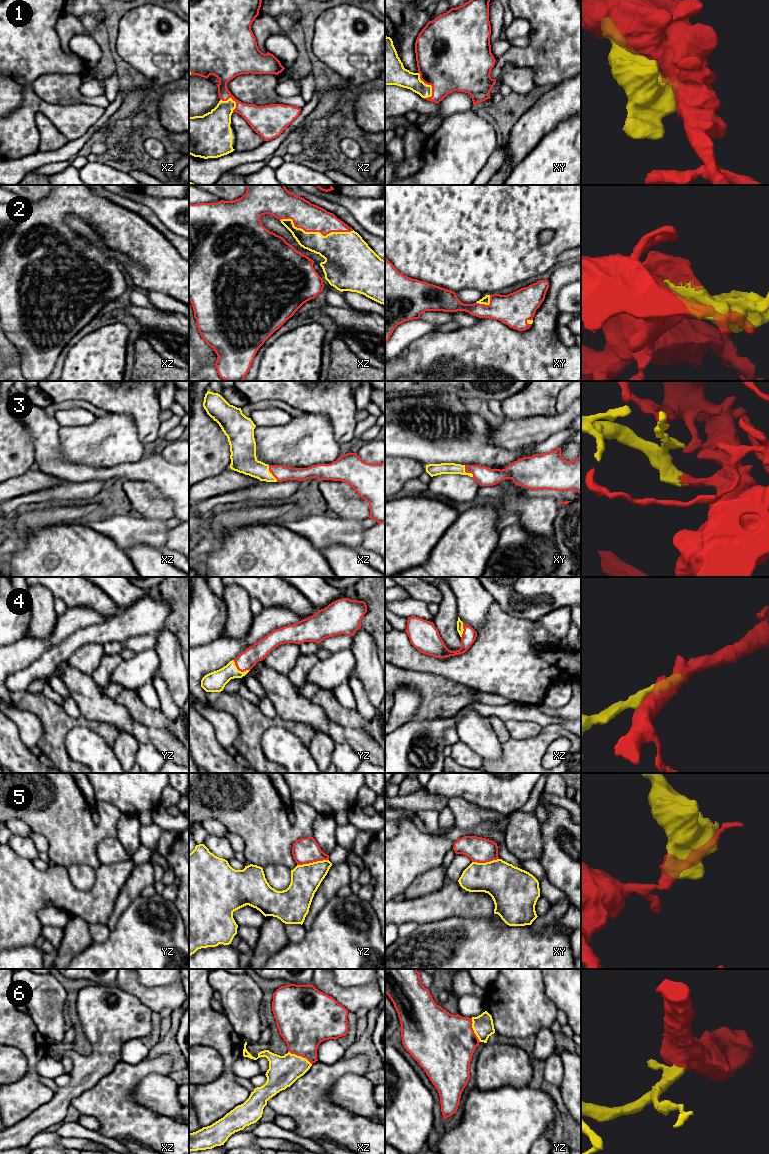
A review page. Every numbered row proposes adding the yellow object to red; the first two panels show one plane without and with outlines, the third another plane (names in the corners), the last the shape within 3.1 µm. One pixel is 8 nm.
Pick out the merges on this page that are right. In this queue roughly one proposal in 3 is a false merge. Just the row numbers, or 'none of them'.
1, 2, 3, 4, 6

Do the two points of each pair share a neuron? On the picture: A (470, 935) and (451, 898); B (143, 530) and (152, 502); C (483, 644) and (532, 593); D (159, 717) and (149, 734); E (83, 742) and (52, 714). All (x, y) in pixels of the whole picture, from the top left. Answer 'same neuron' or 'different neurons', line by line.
A: different neurons
B: different neurons
C: different neurons
D: different neurons
E: different neurons

